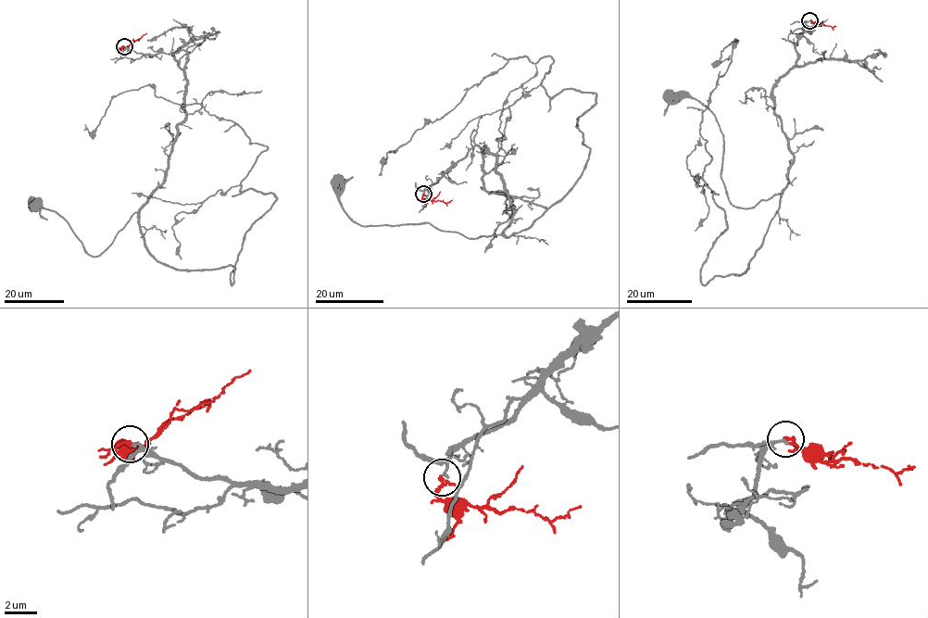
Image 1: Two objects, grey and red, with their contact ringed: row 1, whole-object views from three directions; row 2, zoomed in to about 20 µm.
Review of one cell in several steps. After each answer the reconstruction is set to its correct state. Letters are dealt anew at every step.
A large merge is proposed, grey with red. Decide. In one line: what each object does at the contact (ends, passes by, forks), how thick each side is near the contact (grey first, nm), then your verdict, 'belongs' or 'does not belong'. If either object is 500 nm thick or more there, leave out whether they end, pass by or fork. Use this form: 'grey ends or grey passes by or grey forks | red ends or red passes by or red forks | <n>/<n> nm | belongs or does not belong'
grey ends | red ends | 180/240 nm | belongs

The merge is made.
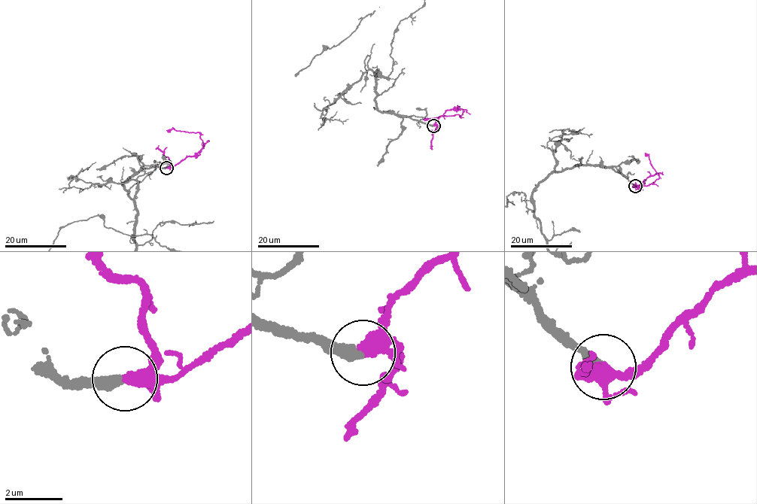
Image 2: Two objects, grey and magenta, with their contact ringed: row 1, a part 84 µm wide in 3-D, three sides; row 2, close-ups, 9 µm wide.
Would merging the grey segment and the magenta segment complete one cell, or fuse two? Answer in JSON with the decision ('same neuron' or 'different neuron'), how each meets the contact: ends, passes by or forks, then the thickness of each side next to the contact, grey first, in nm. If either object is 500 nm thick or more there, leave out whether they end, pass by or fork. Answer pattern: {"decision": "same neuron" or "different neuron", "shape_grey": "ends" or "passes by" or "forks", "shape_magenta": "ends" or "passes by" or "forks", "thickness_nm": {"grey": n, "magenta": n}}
{"decision": "same neuron", "shape_grey": "ends", "shape_magenta": "forks", "thickness_nm": {"grey": 340, "magenta": 300}}

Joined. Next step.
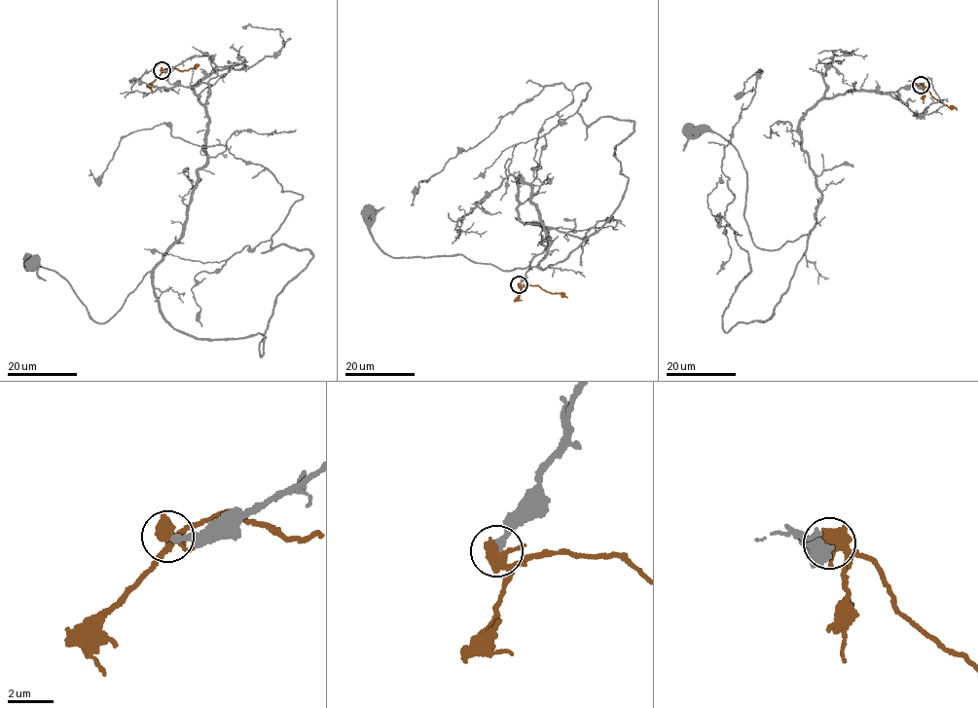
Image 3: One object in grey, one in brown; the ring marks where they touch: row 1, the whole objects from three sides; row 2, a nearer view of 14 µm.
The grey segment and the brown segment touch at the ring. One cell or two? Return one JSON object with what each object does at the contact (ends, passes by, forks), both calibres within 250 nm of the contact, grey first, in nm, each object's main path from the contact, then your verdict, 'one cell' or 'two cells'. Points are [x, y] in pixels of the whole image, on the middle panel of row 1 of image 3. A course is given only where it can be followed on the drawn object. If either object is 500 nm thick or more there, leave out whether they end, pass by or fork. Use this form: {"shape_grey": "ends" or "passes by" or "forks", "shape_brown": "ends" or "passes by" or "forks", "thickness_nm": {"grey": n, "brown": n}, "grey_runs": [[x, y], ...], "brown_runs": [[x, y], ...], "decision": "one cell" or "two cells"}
{"shape_grey": "ends", "shape_brown": "forks", "thickness_nm": {"grey": 200, "brown": 420}, "grey_runs": [[520, 284], [547, 238], [519, 176], [543, 270], [626, 188], [633, 122], [587, 126], [589, 86], [411, 204]], "brown_runs": [[519, 284], [538, 285], [567, 298]], "decision": "two cells"}

